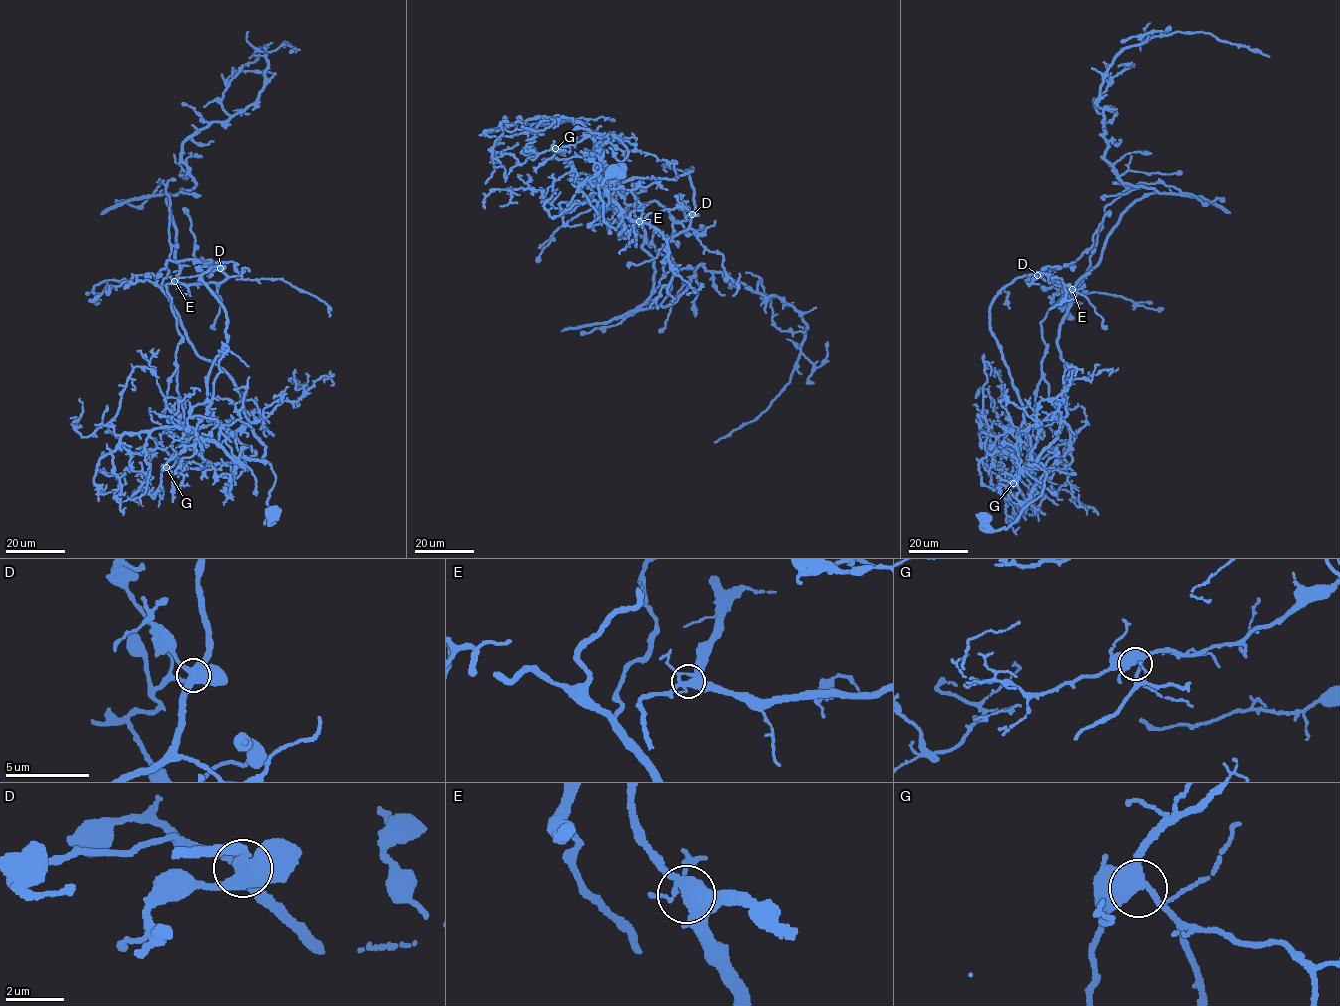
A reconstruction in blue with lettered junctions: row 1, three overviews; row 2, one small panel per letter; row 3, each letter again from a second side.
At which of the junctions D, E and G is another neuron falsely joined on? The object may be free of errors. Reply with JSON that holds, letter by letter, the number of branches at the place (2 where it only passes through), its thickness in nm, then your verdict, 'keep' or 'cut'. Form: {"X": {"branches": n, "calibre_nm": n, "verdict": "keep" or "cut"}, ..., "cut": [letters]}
{"D": {"branches": 5, "calibre_nm": 500, "verdict": "cut"}, "E": {"branches": 5, "calibre_nm": 440, "verdict": "keep"}, "G": {"branches": 4, "calibre_nm": 460, "verdict": "keep"}, "cut": ["D"]}

